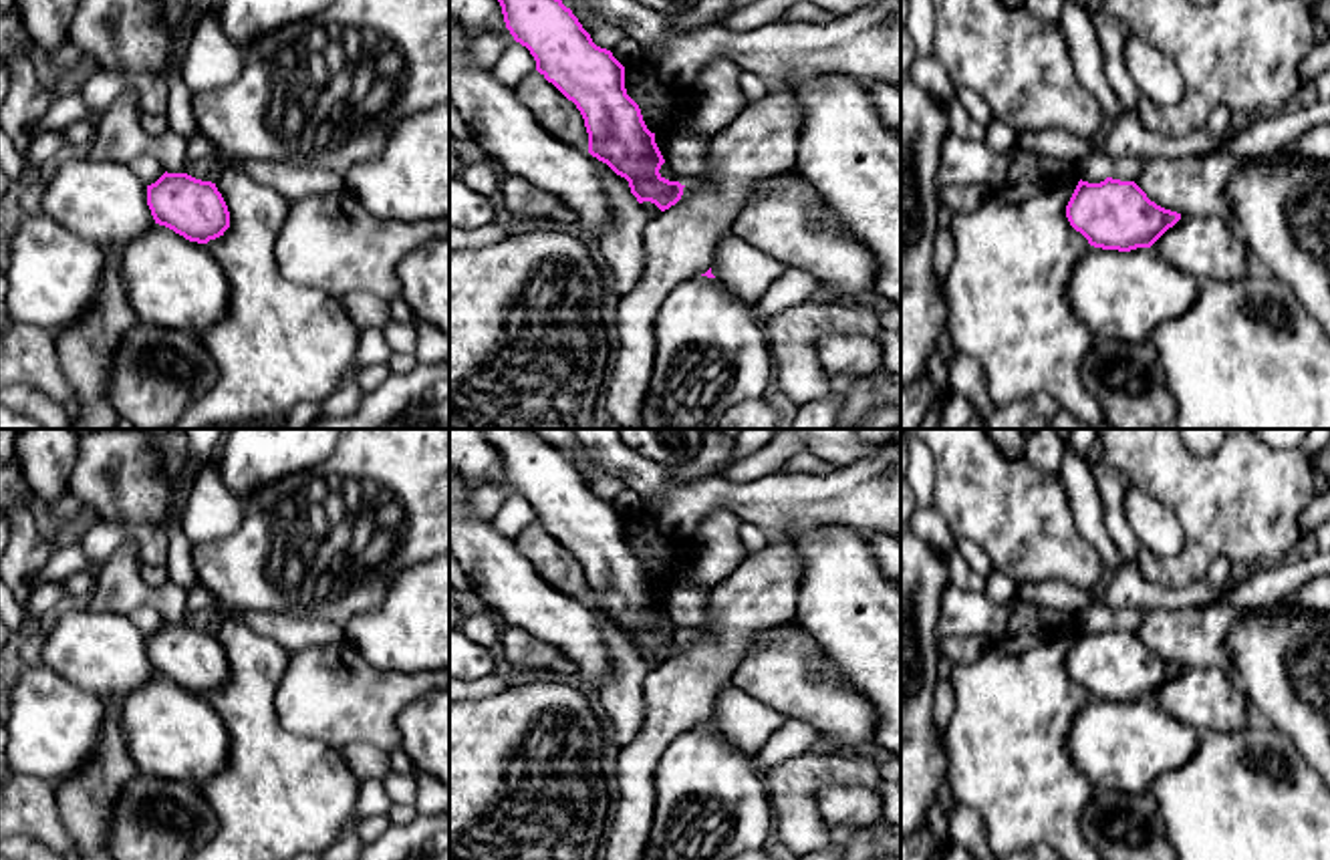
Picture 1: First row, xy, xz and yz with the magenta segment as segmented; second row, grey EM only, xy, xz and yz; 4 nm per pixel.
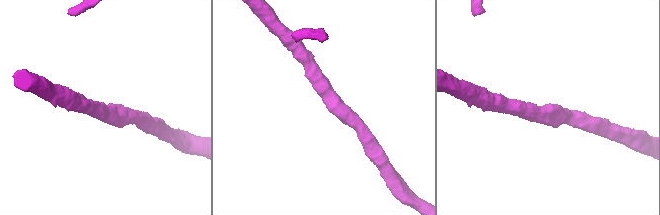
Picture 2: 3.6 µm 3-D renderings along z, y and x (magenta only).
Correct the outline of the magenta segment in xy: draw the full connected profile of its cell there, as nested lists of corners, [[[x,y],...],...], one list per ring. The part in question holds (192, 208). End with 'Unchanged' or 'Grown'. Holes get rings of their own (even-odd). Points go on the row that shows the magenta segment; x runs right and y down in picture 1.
[[[165,171],[147,185],[147,205],[155,224],[189,242],[208,244],[230,228],[230,211],[216,183],[187,173]]]. Unchanged

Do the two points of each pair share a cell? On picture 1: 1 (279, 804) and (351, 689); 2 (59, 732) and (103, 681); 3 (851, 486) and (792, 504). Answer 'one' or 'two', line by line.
1: two
2: two
3: one

